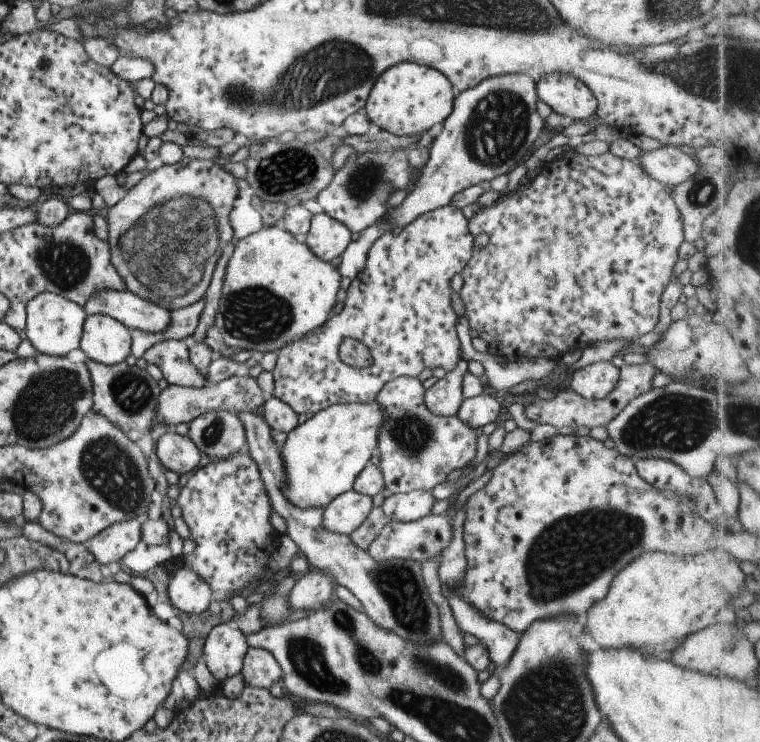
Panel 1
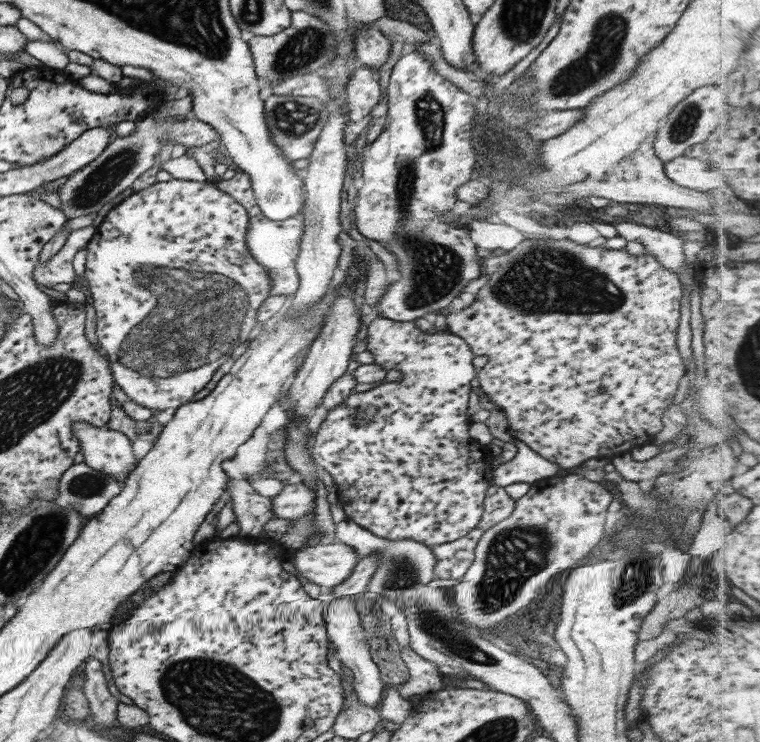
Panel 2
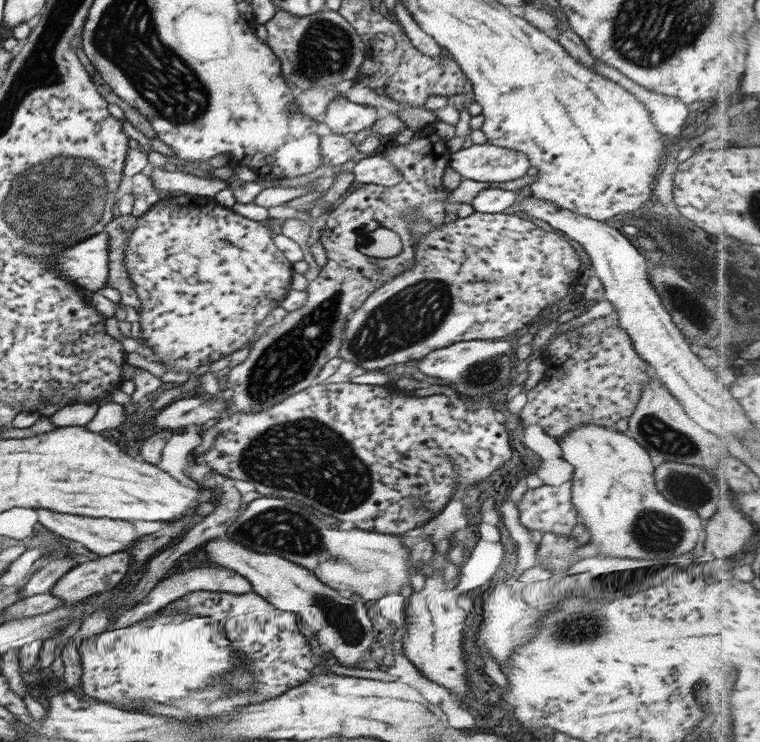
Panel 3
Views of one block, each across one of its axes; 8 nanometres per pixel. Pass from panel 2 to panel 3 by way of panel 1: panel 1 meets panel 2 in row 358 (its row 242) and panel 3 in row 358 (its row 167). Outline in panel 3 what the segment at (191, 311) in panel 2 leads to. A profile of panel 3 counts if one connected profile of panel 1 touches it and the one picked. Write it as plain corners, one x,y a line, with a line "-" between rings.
192,194
159,199
147,212
143,212
141,216
136,218
135,228
131,230
131,234
127,236
127,242
125,242
124,262
129,274
128,278
133,284
139,301
141,301
139,319
134,325
134,336
139,336
139,340
142,340
140,343
152,349
154,355
151,359
161,361
166,370
195,368
202,364
211,364
215,360
231,354
251,339
257,325
263,321
273,307
280,305
290,290
292,264
283,257
283,253
274,245
273,232
273,228
267,222
262,223
243,218
243,216
235,214
230,208
217,204
212,198
203,198
203,196

